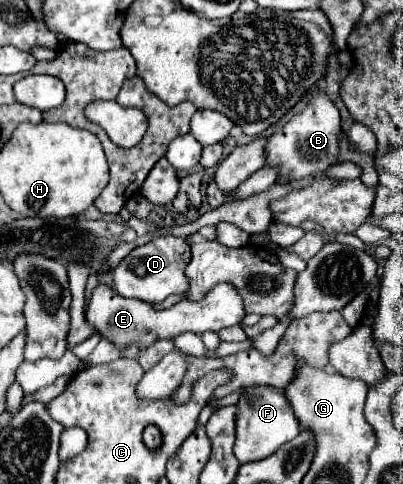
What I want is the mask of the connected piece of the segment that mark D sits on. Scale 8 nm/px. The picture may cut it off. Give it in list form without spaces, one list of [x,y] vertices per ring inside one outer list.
[[[154,238],[152,242],[134,248],[114,268],[114,288],[124,298],[138,298],[148,304],[160,304],[172,294],[186,296],[190,280],[186,276],[186,264],[190,262],[190,244],[184,238]]]

